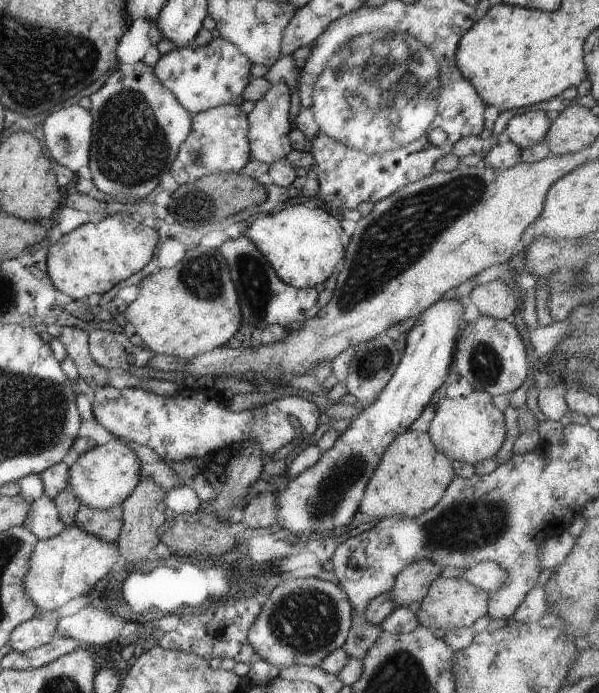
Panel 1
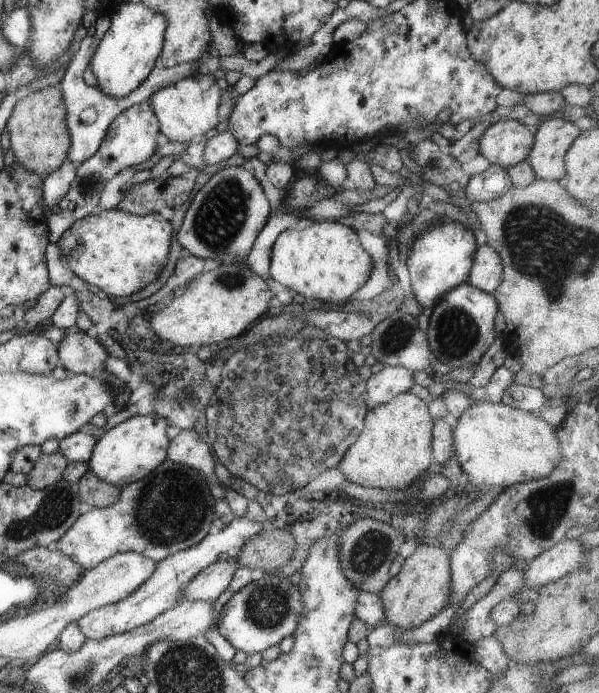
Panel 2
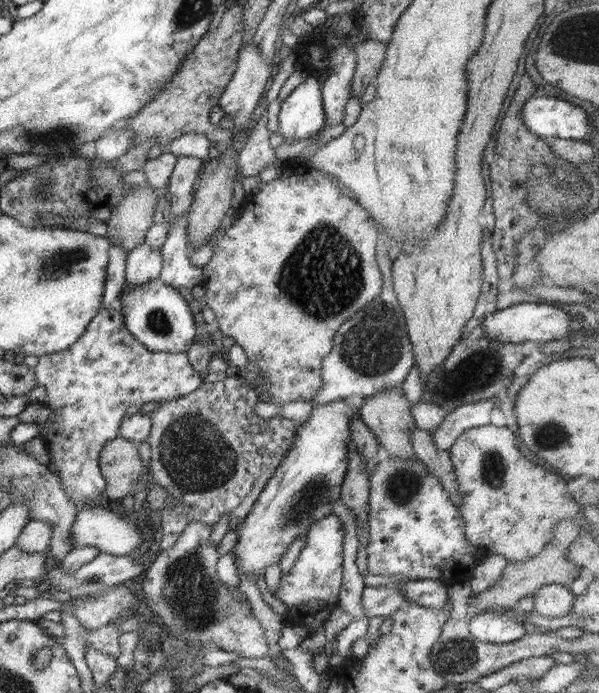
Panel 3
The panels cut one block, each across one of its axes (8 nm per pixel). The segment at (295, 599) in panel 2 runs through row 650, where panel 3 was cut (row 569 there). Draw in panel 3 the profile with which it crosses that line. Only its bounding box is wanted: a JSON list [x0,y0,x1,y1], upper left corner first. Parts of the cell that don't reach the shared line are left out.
[233,400,359,581]

